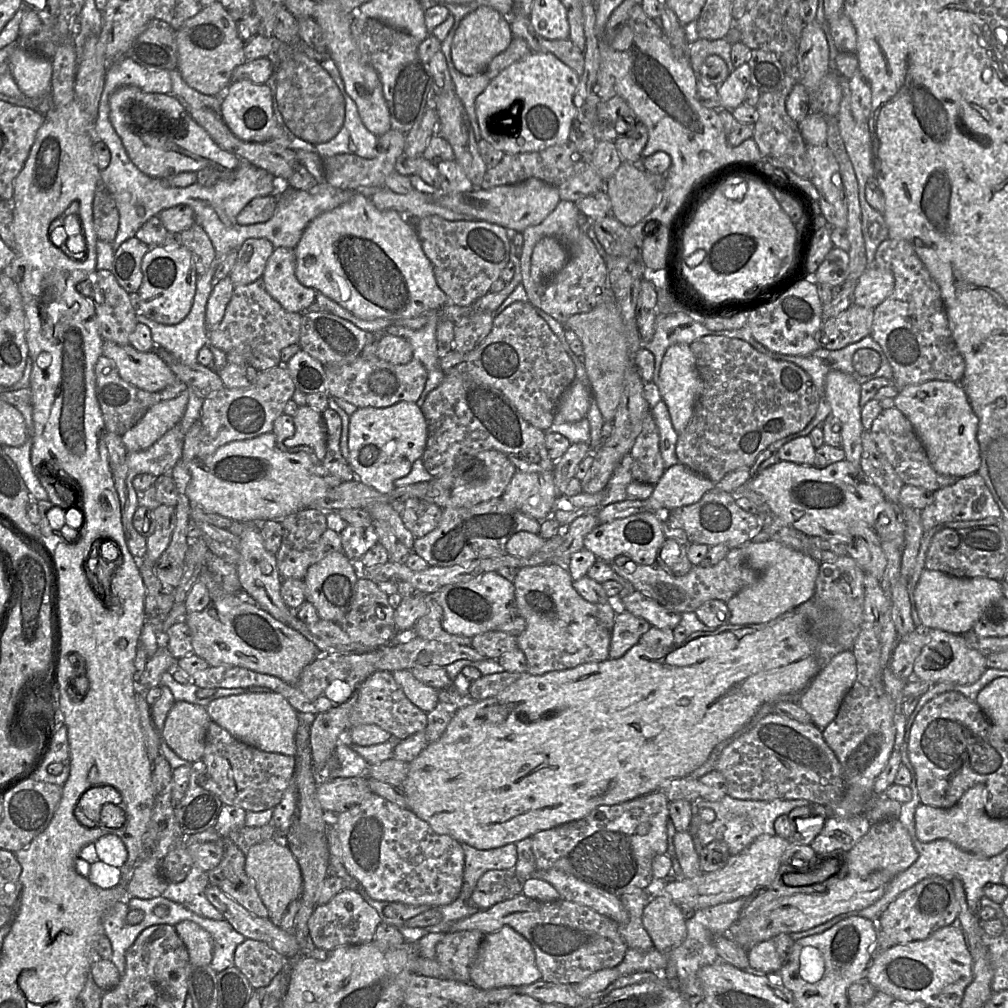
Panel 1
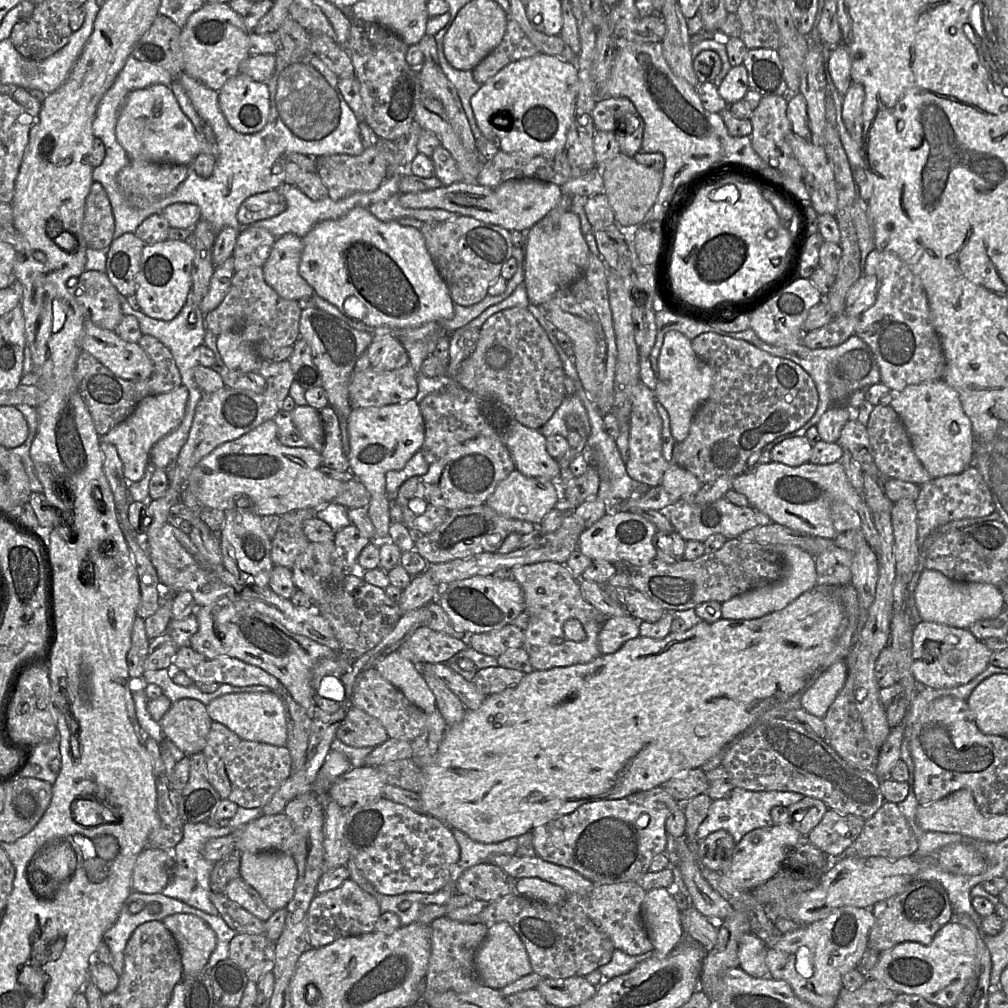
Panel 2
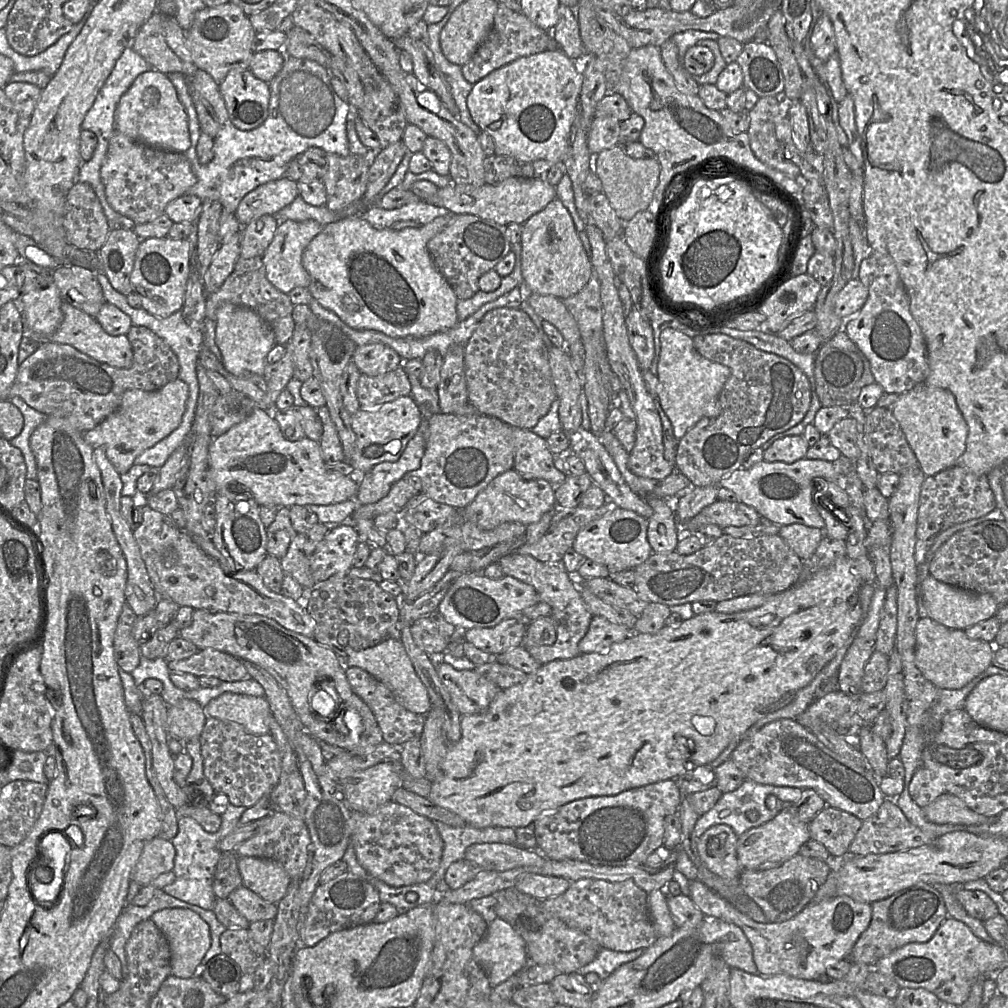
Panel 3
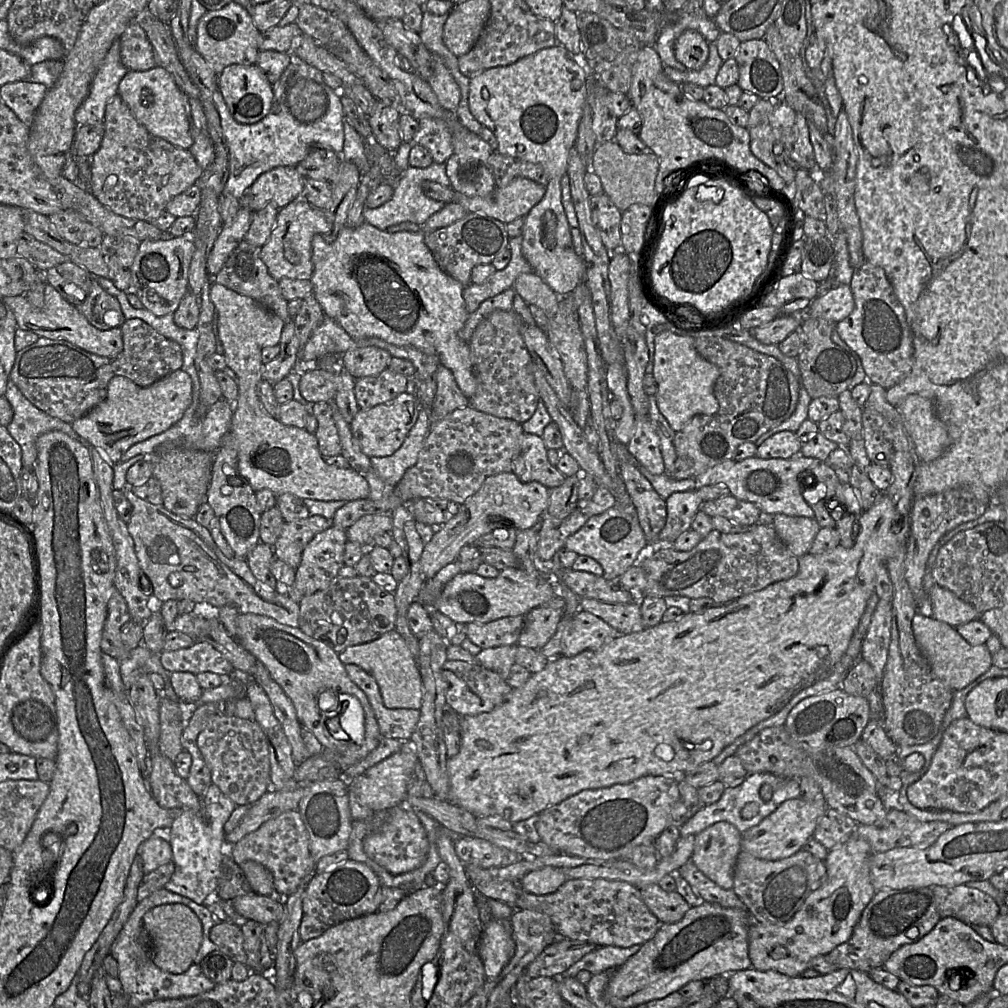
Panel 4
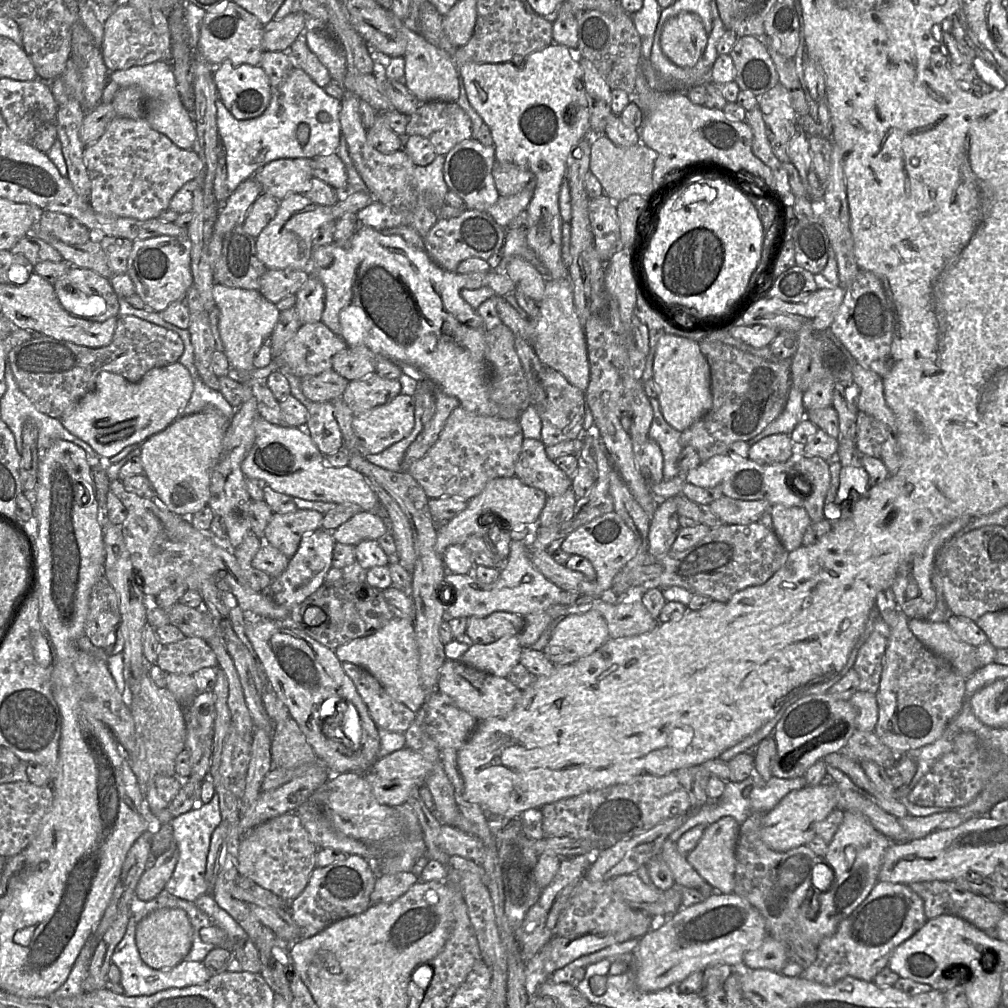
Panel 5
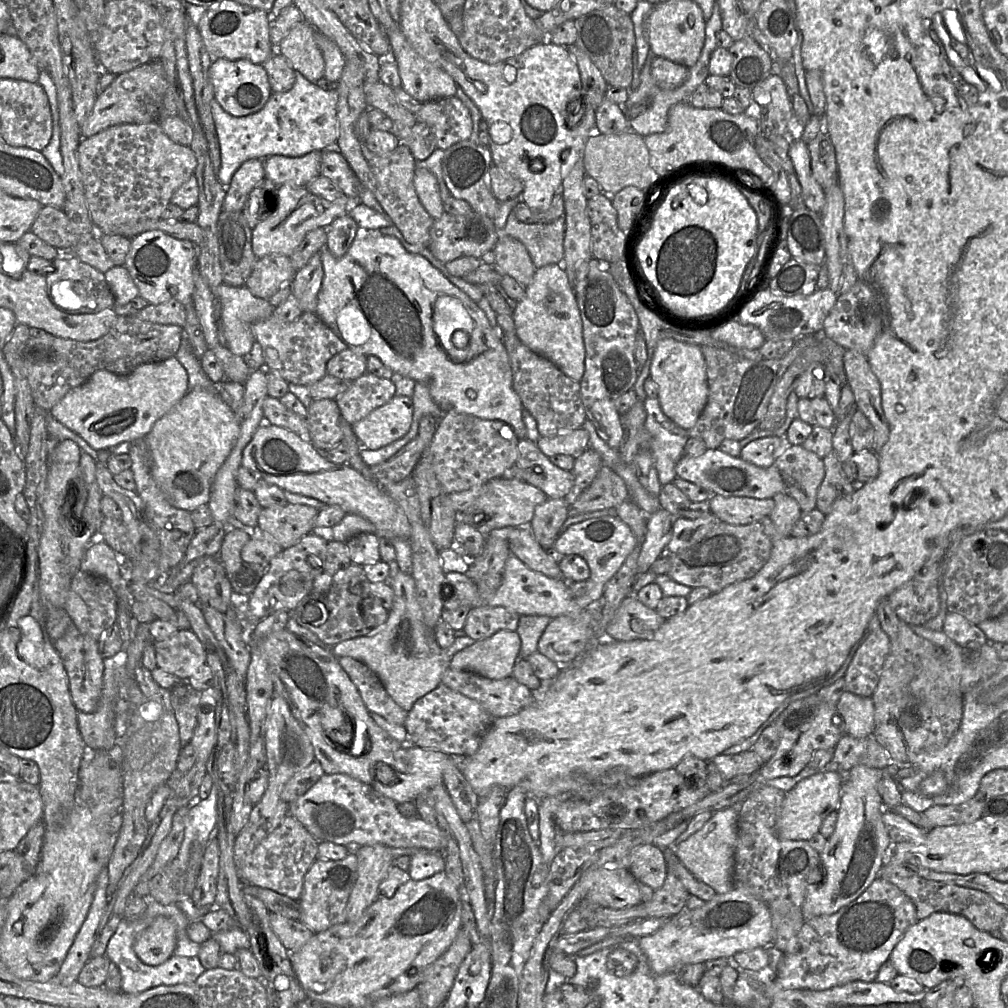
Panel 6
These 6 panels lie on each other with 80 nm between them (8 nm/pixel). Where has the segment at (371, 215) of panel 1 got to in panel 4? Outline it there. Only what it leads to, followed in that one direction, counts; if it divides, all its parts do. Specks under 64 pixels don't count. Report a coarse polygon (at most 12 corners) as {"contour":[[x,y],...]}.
{"contour":[[363,222],[312,239],[310,281],[353,339],[436,356],[476,391],[465,286],[428,233]]}

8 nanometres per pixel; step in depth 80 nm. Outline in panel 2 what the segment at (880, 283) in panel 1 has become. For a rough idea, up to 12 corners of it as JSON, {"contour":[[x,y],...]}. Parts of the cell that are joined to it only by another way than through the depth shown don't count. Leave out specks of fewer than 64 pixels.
{"contour":[[862,273],[847,293],[844,314],[875,303],[877,277]]}

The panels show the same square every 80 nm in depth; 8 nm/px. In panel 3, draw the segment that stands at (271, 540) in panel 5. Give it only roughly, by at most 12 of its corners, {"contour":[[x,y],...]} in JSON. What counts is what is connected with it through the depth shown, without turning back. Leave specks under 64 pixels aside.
{"contour":[[330,527],[297,533],[280,559],[306,590],[316,585],[310,558]]}

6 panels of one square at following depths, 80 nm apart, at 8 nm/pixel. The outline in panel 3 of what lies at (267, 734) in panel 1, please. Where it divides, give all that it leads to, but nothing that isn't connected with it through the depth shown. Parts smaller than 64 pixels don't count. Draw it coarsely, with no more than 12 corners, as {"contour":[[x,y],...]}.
{"contour":[[226,692],[208,717],[270,734],[273,714],[264,696]]}

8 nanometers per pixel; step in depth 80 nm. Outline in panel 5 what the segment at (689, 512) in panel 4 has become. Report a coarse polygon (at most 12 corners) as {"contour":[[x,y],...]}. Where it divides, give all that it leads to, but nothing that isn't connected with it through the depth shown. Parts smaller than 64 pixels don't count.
{"contour":[[673,497],[650,520],[649,556],[669,552],[680,528]]}

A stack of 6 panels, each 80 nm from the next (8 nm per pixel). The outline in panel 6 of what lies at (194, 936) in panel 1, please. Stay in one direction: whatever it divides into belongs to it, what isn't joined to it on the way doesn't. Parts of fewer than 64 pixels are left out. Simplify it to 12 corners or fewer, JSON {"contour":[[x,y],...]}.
{"contour":[[160,916],[136,936],[134,951],[158,966],[174,954],[177,929]]}

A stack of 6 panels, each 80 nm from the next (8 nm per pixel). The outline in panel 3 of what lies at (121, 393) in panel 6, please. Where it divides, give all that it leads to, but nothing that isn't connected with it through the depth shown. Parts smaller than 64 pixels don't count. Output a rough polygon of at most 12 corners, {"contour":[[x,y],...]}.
{"contour":[[189,386],[128,390],[83,439],[124,474],[181,424]]}

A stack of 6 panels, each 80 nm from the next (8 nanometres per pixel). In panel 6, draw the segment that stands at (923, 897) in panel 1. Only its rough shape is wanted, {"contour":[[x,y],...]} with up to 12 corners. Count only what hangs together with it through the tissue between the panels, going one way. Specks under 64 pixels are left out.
{"contour":[[879,877],[836,913],[805,920],[781,952],[786,990],[873,982],[917,921]]}

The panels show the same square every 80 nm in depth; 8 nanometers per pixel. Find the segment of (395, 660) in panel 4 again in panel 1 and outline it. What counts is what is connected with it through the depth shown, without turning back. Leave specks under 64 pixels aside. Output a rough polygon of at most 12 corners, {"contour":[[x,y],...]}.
{"contour":[[408,669],[392,675],[414,705],[427,714],[439,701],[438,689]]}

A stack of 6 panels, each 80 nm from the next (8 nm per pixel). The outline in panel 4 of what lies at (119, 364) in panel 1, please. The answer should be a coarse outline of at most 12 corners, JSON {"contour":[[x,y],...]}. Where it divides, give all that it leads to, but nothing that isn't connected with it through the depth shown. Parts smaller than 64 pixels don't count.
{"contour":[[50,284],[36,309],[1,299],[18,327],[99,356],[123,350],[120,328],[100,330]]}

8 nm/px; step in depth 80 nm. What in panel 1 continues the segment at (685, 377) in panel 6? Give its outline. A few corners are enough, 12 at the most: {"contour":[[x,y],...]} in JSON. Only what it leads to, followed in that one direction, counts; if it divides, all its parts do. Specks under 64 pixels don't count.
{"contour":[[687,344],[666,350],[657,397],[679,435],[702,391]]}

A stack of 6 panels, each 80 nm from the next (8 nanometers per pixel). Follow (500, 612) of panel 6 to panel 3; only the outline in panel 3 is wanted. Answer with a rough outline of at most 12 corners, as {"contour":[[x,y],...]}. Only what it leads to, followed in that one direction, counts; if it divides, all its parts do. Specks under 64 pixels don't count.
{"contour":[[510,618],[468,629],[465,639],[488,654],[522,646],[526,625]]}

